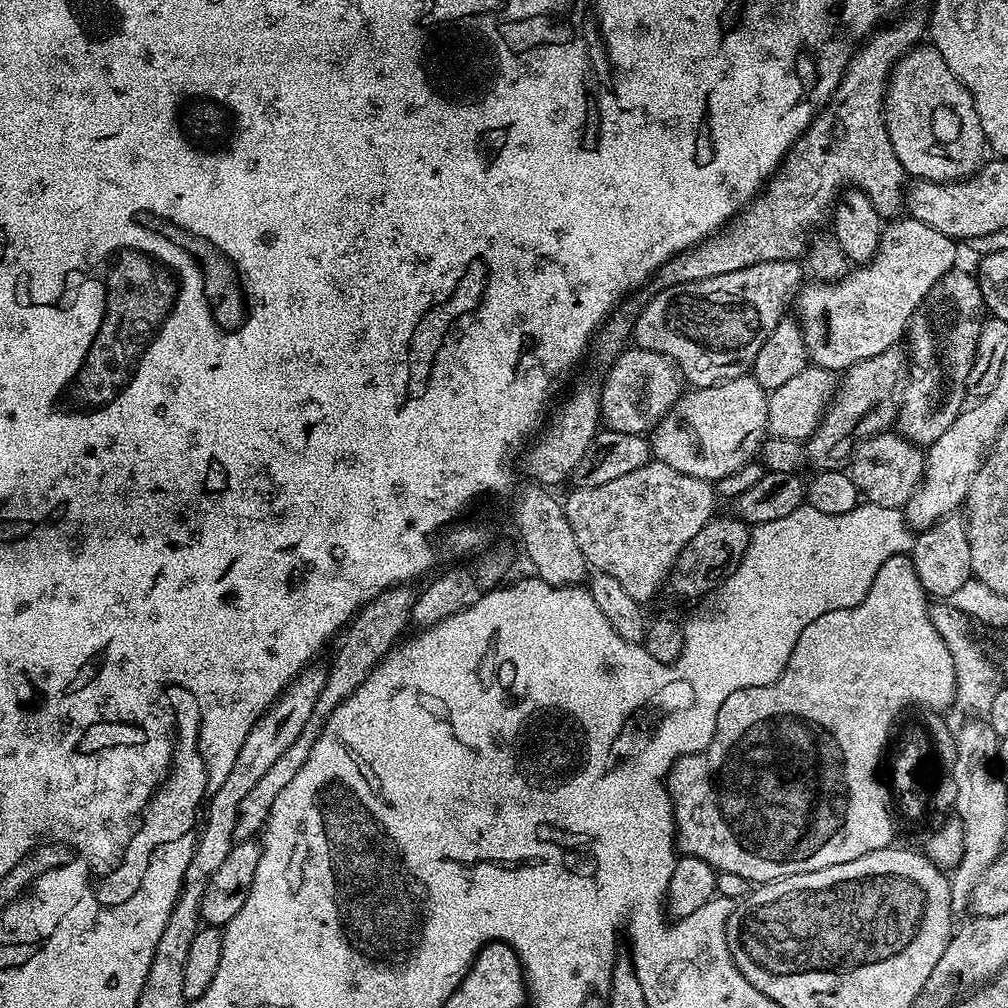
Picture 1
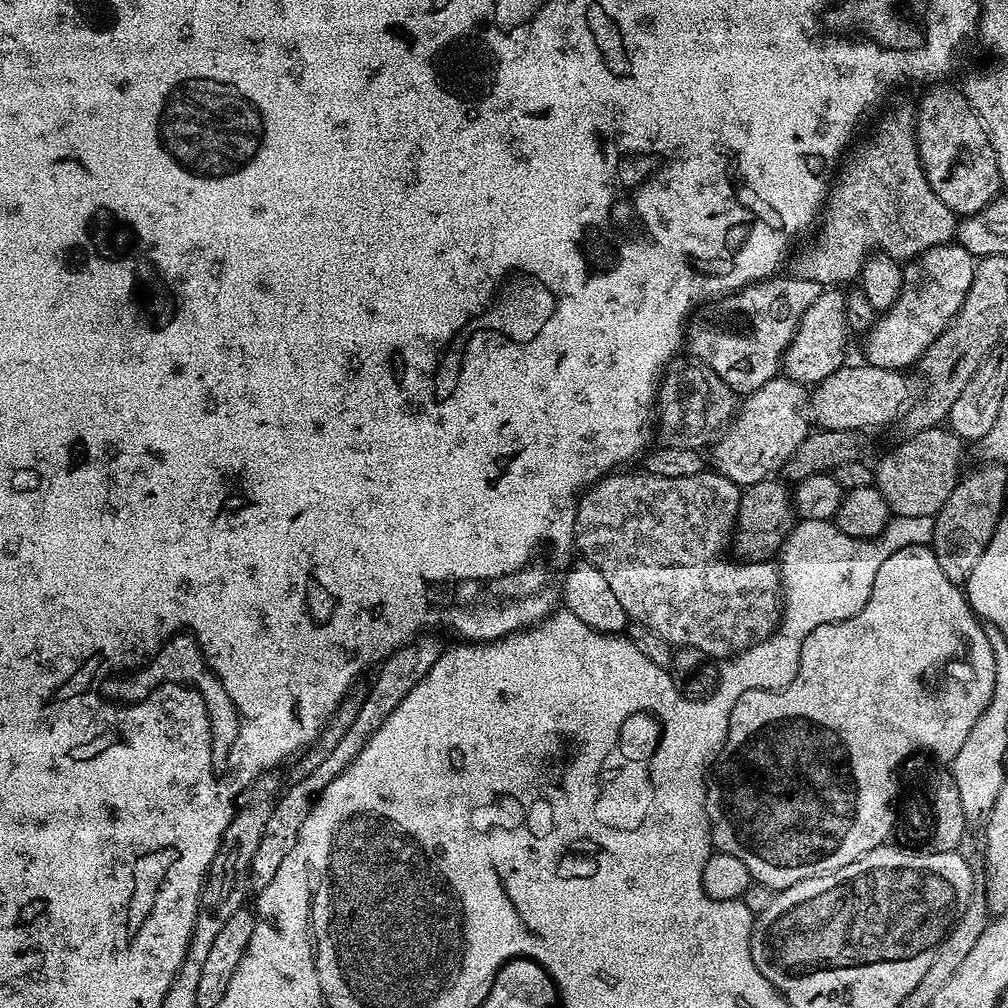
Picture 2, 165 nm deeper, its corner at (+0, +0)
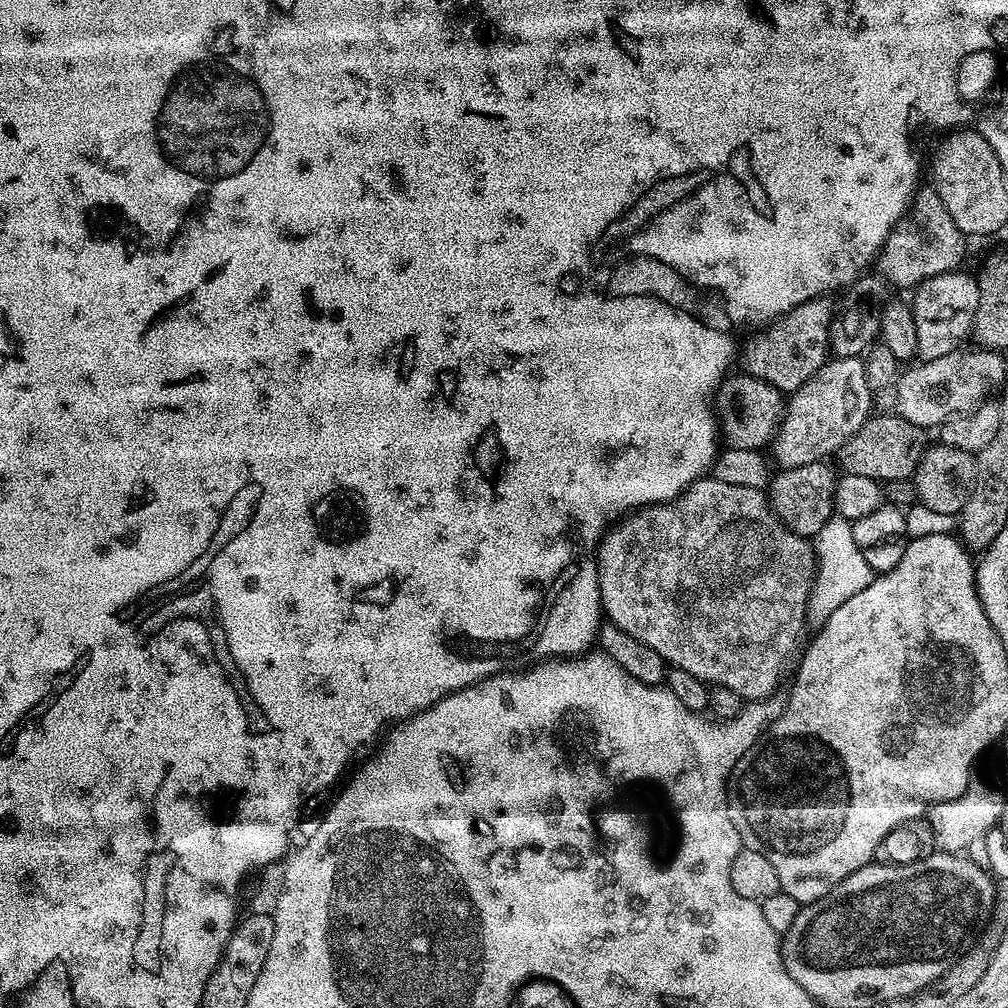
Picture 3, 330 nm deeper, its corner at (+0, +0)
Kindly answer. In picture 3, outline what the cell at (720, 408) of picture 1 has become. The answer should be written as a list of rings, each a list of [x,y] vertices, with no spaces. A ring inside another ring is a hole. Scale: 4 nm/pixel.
[[[836,356],[823,364],[818,374],[814,374],[814,378],[810,378],[796,392],[791,393],[784,419],[774,437],[777,460],[775,463],[780,463],[781,469],[806,466],[819,460],[827,461],[831,452],[832,455],[839,453],[840,447],[870,419],[870,413],[874,408],[873,395],[870,386],[867,385],[864,363],[865,361],[858,356]]]

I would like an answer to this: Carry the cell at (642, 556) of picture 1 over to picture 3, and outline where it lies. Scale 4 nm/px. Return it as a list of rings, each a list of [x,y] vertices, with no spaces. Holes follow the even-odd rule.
[[[701,478],[696,480],[691,487],[687,488],[682,495],[676,496],[675,499],[669,500],[666,504],[649,504],[646,508],[641,508],[635,511],[627,518],[621,519],[619,523],[608,529],[604,533],[603,540],[600,541],[600,546],[596,550],[596,567],[600,569],[600,606],[603,615],[606,617],[607,623],[614,625],[618,630],[622,630],[630,638],[645,644],[650,650],[654,650],[664,659],[665,665],[684,670],[688,674],[692,674],[694,678],[701,681],[707,686],[715,686],[717,688],[725,688],[734,694],[740,696],[741,701],[744,702],[763,702],[769,696],[777,695],[780,683],[784,680],[784,675],[795,673],[796,665],[800,662],[800,657],[806,647],[806,635],[804,631],[810,625],[810,617],[808,615],[808,599],[812,594],[812,583],[816,581],[816,550],[813,541],[806,536],[799,536],[794,534],[794,530],[790,530],[784,523],[776,517],[775,512],[772,511],[772,505],[769,497],[765,495],[761,489],[751,488],[750,486],[730,486],[730,482],[718,482],[715,478]]]

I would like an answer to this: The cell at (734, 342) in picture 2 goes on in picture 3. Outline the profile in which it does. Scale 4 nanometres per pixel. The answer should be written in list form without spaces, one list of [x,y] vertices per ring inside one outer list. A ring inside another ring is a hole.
[[[821,298],[802,302],[802,306],[794,306],[779,320],[759,331],[748,344],[748,349],[744,352],[744,364],[747,375],[756,377],[757,380],[764,380],[770,386],[774,386],[781,394],[791,394],[796,392],[818,370],[830,359],[830,341],[832,338],[832,321],[834,319],[834,304],[832,308],[831,299]]]

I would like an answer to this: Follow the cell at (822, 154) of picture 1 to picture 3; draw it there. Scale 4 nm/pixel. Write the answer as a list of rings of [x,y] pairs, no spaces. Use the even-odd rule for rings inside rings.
[[[921,187],[914,197],[912,207],[893,226],[892,233],[880,249],[879,275],[895,287],[897,284],[900,288],[915,289],[923,280],[957,271],[963,265],[960,263],[964,260],[964,243],[964,233],[958,230],[958,226],[954,226],[954,218],[950,218],[946,206],[942,206],[942,198],[938,198],[935,187]]]

